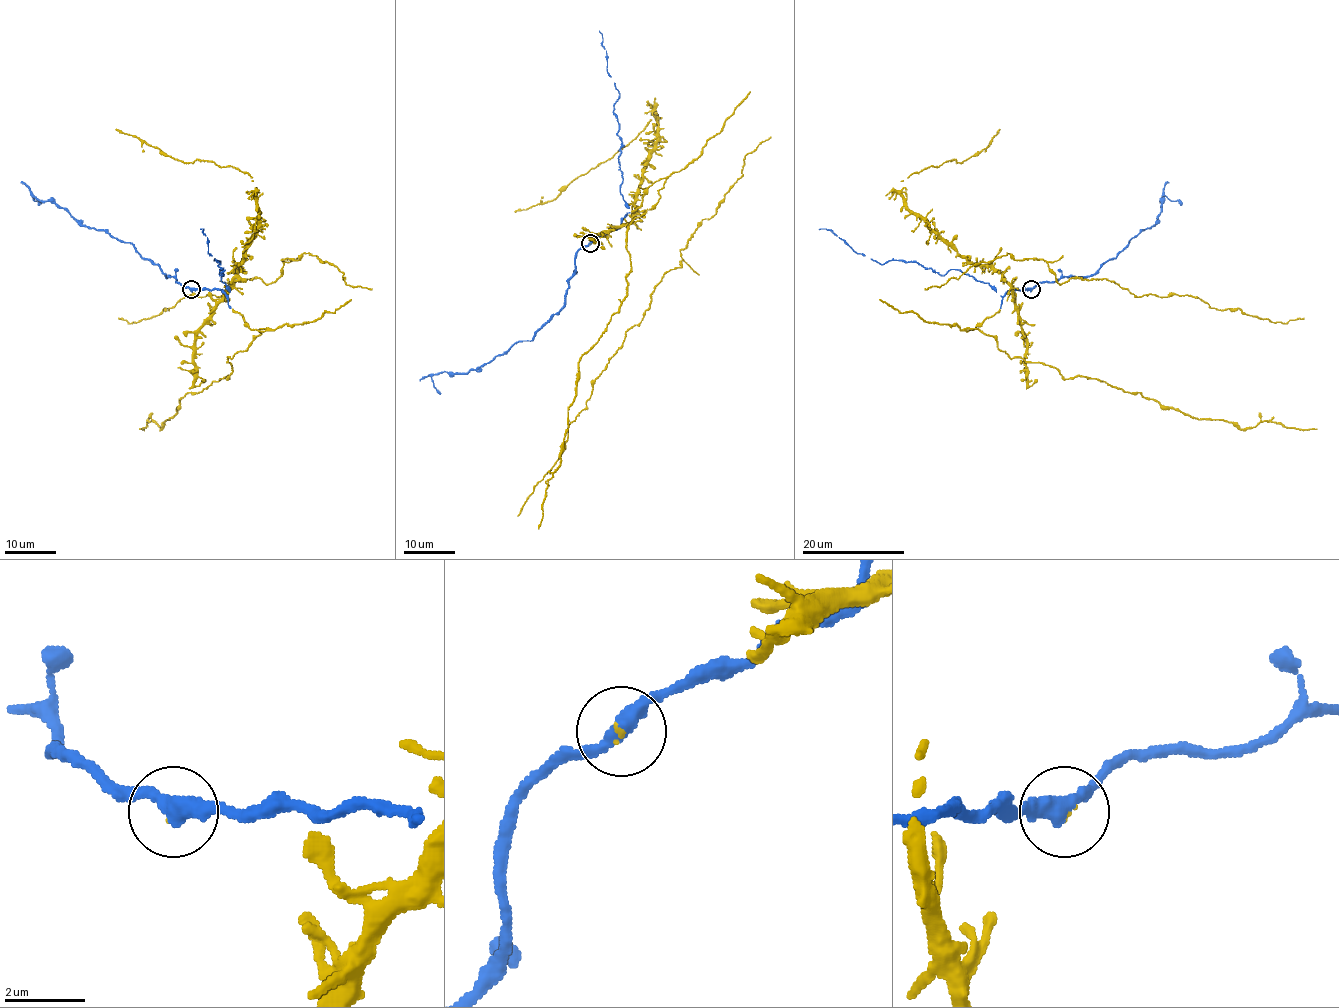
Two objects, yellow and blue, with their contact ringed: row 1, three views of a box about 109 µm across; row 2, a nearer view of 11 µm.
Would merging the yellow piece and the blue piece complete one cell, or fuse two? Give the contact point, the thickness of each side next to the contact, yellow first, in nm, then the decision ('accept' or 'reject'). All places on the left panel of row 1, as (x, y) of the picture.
place (191, 289); calibres 70 and 400 nm; accept

